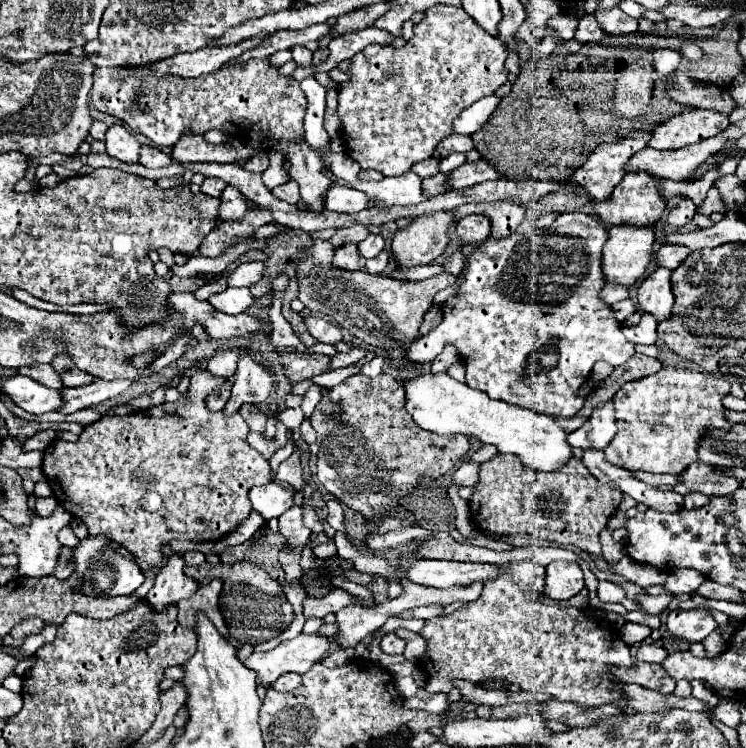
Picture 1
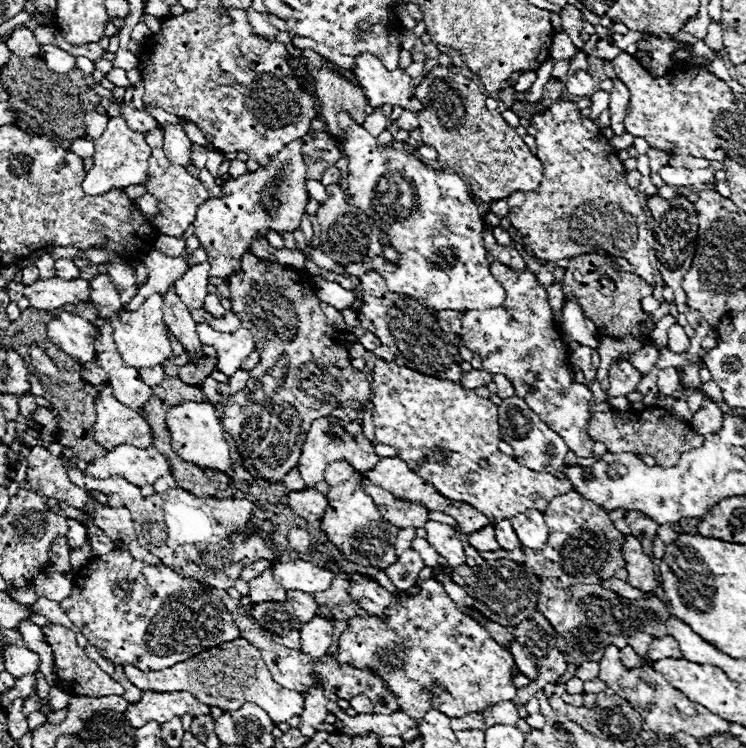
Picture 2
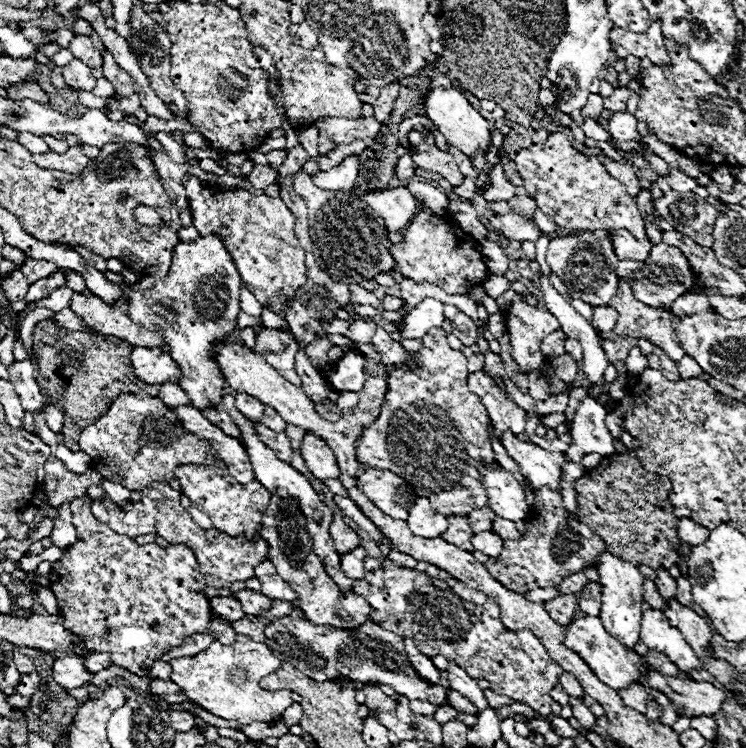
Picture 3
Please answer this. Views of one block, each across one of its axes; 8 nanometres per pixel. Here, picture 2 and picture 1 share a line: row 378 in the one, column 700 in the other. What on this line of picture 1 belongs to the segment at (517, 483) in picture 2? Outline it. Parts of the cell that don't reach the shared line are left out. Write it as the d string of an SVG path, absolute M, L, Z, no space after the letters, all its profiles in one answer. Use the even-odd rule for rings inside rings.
M662 368L654 376L626 382L614 396L614 418L618 434L612 438L604 456L610 464L626 470L654 474L678 474L698 460L700 440L710 428L730 430L722 398L730 394L730 382L688 368Z

